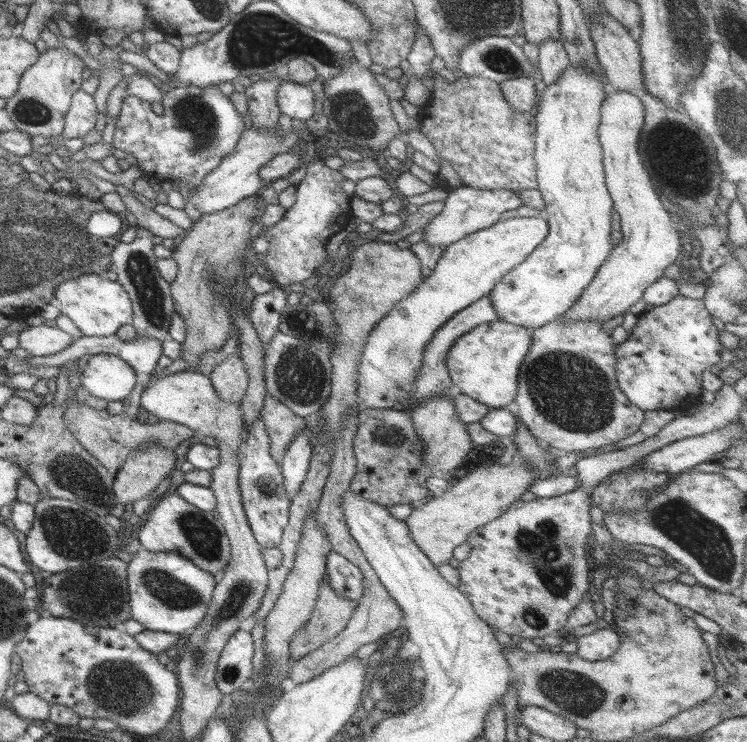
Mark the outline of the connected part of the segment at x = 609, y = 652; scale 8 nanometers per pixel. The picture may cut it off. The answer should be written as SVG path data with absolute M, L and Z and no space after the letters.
M607 622L591 634L578 637L577 655L590 662L609 659L620 645L620 636Z

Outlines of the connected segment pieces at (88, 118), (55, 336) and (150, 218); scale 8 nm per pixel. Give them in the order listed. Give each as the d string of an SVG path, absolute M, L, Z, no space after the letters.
M78 90L71 99L71 104L64 117L63 138L83 138L86 133L94 129L98 110L93 96Z
M44 323L38 326L28 326L20 330L18 346L27 350L34 357L50 356L62 352L72 344L70 334L59 327L47 326Z
M116 185L116 194L123 200L128 212L134 214L138 220L138 226L160 238L176 238L180 234L186 234L186 230L162 217L154 209L144 206L132 193L124 185Z

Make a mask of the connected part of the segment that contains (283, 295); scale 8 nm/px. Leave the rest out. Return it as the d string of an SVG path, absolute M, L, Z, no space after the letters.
M274 286L267 294L251 296L248 300L247 313L258 337L264 346L268 347L270 339L278 333L281 314L288 301L288 289Z

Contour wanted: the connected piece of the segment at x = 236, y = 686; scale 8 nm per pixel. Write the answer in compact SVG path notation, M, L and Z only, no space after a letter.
M238 630L222 649L216 669L216 684L220 692L232 694L247 687L252 676L254 642L251 632Z

